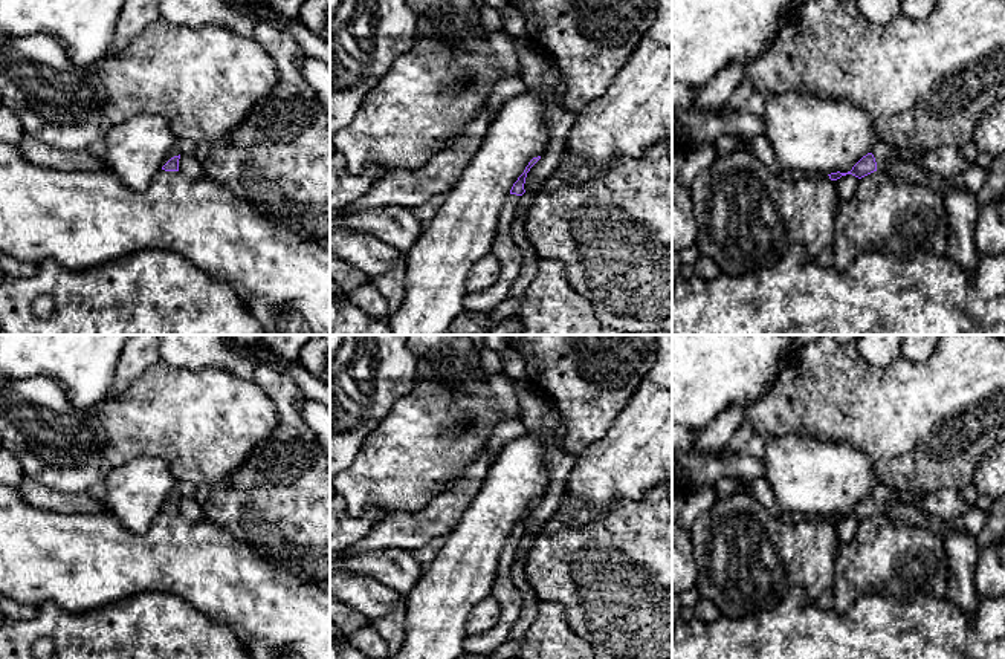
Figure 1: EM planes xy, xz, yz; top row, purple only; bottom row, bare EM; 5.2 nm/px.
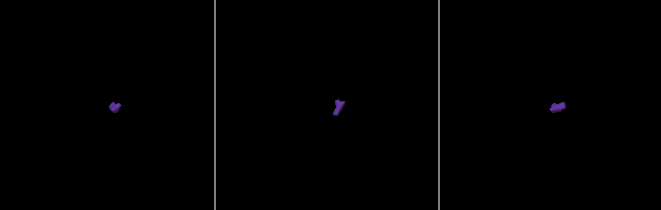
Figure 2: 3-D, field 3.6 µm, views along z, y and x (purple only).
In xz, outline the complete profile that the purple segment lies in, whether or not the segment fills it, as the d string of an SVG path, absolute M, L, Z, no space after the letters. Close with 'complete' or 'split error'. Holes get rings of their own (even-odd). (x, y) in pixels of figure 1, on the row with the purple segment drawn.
M533 157L525 167L524 173L513 183L507 194L502 208L499 211L496 234L492 243L492 254L496 257L501 266L499 280L484 292L466 294L463 300L464 312L490 312L502 301L509 298L509 292L521 272L524 261L521 251L512 237L512 223L516 219L516 209L521 202L521 196L525 193L524 183L530 168L541 159Z; split error

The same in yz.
M878 142L871 153L863 156L851 171L848 173L831 173L828 174L831 180L837 180L842 176L852 174L858 179L874 173L874 171L887 171L889 164L894 161L900 161L901 156L897 147L889 145L886 142Z; split error

